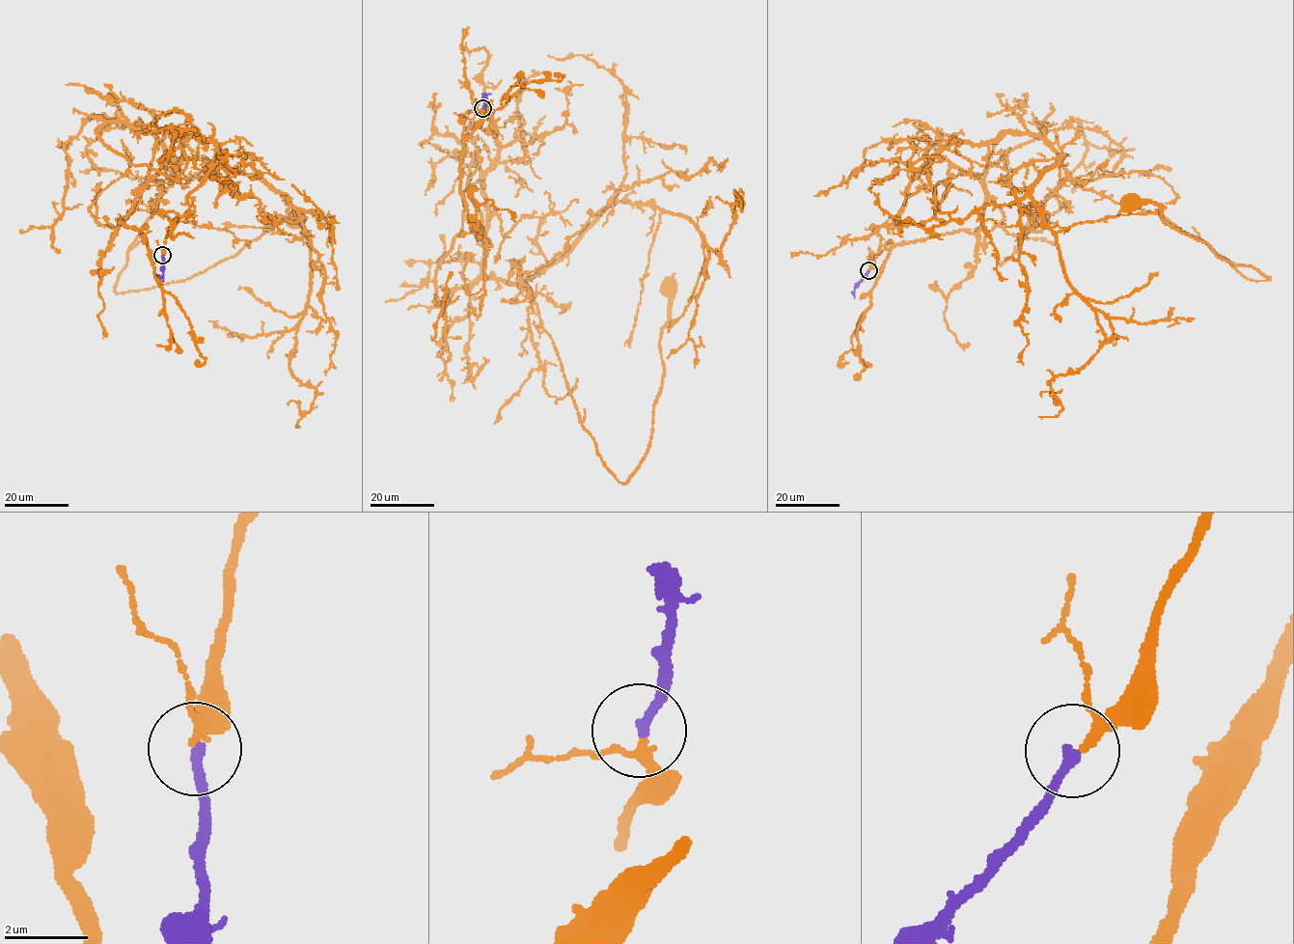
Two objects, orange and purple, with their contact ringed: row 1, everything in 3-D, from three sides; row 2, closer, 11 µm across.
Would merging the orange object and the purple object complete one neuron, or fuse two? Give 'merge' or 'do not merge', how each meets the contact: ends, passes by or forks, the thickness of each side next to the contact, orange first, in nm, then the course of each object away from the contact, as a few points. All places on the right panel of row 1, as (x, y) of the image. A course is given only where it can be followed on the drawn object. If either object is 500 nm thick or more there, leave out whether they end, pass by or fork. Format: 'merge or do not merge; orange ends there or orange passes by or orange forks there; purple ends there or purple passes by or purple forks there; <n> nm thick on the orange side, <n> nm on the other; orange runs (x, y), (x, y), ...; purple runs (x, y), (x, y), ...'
merge; orange passes by; purple ends there; 160 nm thick on the orange side, 220 nm on the other; orange runs (868, 270), (916, 174), (949, 141), (1006, 132), (1038, 135), (1085, 189), (1270, 279), (1130, 202); purple runs (867, 270), (853, 294), (852, 292)

